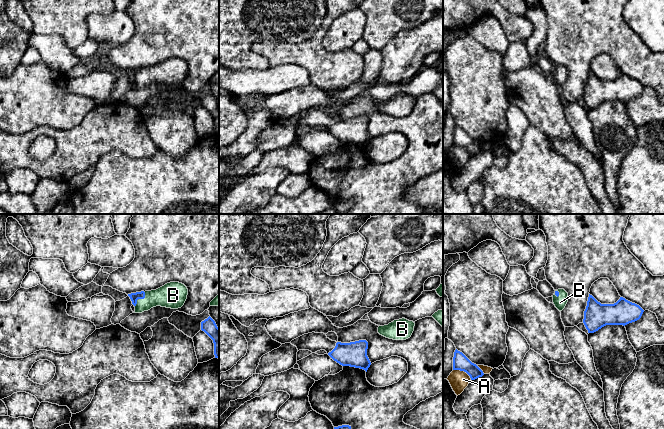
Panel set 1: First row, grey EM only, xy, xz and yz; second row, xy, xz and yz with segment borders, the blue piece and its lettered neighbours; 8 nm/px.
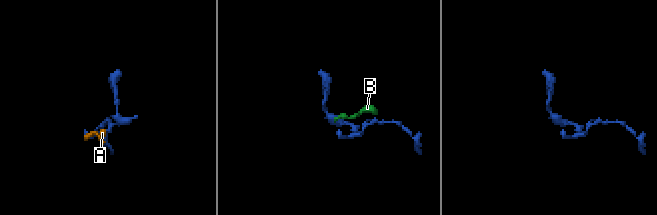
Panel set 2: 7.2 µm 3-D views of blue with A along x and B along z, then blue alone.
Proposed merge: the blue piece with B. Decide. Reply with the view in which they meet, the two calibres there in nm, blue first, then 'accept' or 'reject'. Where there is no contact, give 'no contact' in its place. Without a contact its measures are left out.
contact in xy; calibres 70 and 200 nm; accept

